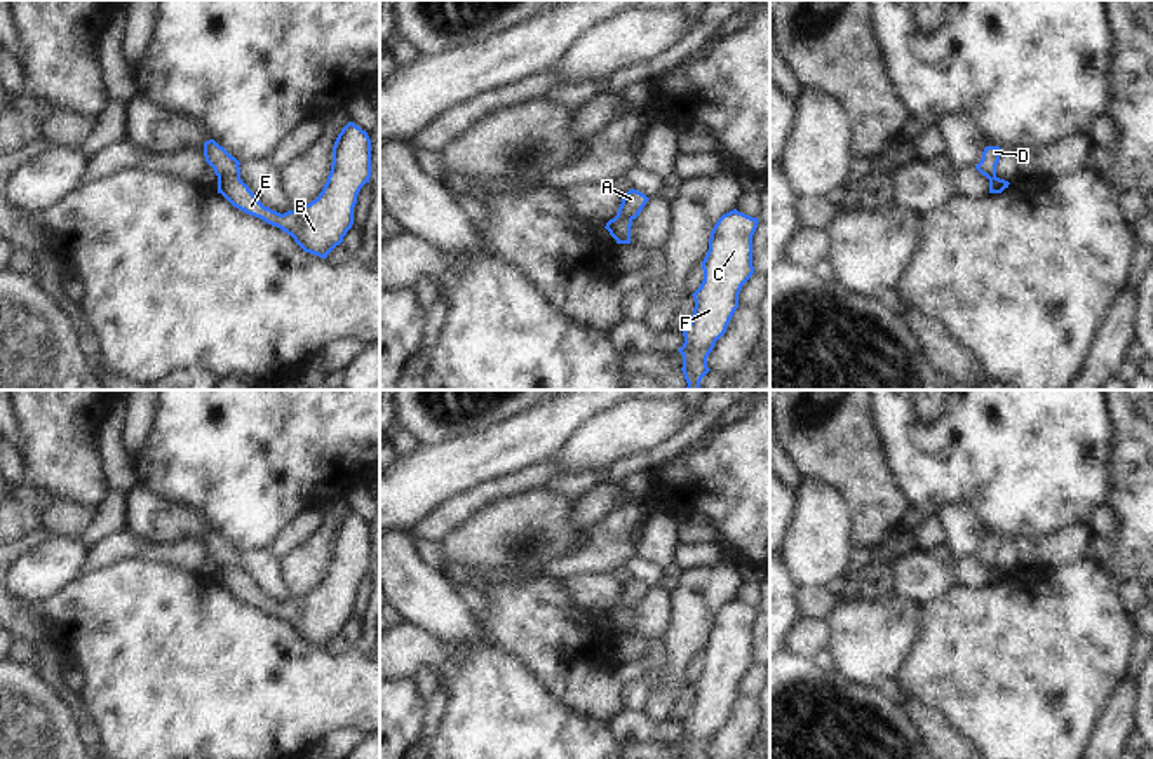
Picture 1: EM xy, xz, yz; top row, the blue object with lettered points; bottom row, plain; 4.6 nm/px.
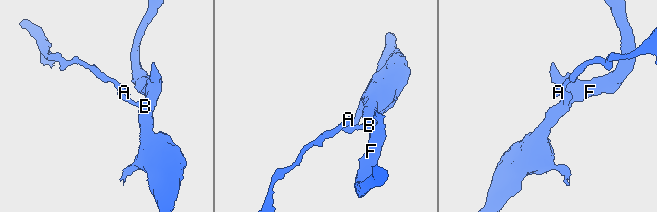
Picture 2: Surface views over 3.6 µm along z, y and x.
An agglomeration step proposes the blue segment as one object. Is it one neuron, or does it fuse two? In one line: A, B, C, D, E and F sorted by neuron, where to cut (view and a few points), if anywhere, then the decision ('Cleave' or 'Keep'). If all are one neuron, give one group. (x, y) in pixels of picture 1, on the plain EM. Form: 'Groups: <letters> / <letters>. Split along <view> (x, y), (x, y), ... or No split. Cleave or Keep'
Groups: A D / B C E F. Split along xy (218, 566), (239, 570). Cleave.

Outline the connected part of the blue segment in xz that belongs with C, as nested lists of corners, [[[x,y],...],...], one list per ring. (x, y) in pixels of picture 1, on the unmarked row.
[[[733,599],[714,615],[702,651],[704,670],[691,684],[695,698],[678,740],[683,745],[681,759],[709,759],[707,747],[726,722],[738,698],[740,679],[754,663],[752,625],[758,613],[758,608]]]

